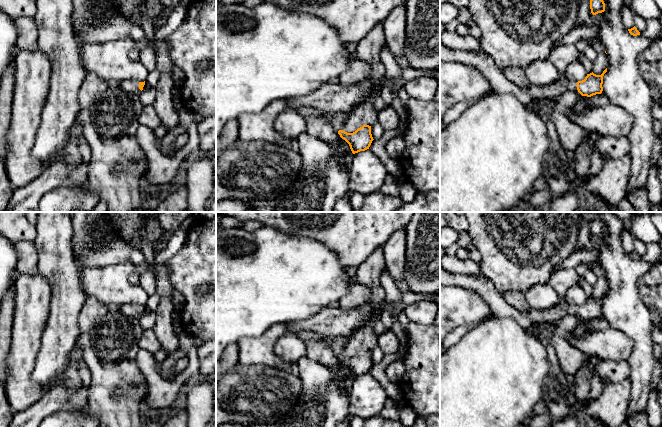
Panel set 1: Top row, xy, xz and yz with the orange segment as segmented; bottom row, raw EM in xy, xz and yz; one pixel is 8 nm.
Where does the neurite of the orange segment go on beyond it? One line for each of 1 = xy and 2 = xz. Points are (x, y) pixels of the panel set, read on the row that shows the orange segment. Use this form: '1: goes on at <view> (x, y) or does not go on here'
1: goes on at xy (130, 86)
2: goes on at xz (368, 49)

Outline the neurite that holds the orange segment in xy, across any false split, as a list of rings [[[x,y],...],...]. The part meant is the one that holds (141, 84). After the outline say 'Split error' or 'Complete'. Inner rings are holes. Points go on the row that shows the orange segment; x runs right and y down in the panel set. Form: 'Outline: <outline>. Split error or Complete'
Outline: [[[124,80],[120,82],[120,87],[128,93],[139,94],[142,90],[149,89],[149,85],[144,82],[134,80]]]. Split error

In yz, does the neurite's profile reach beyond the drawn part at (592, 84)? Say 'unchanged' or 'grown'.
grown

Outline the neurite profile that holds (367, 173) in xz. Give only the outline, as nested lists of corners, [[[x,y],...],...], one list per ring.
[[[369,149],[355,153],[350,164],[348,195],[357,192],[365,196],[379,191],[387,176],[385,165]]]

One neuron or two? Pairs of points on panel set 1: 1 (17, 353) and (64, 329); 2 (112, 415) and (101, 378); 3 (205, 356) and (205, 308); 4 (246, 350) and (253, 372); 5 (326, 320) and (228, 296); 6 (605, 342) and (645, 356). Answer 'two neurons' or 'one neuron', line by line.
1: two neurons
2: one neuron
3: two neurons
4: two neurons
5: two neurons
6: two neurons

